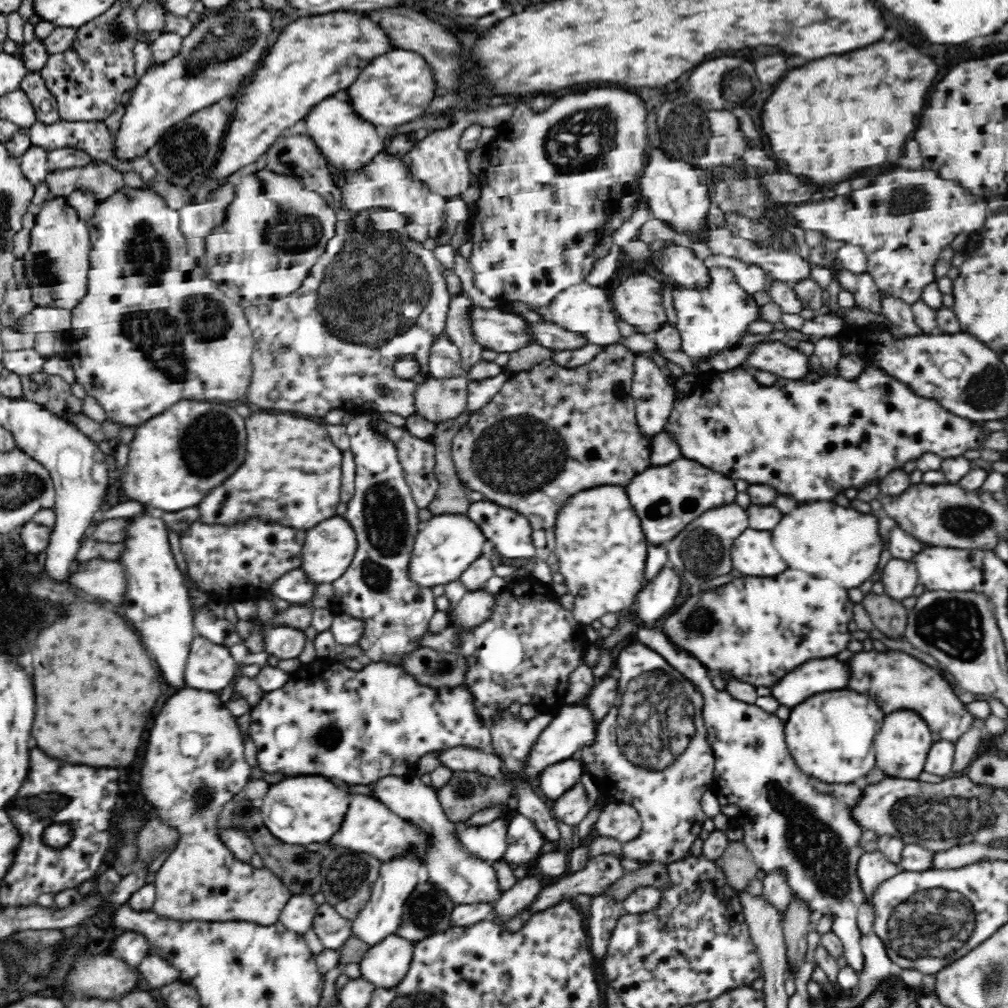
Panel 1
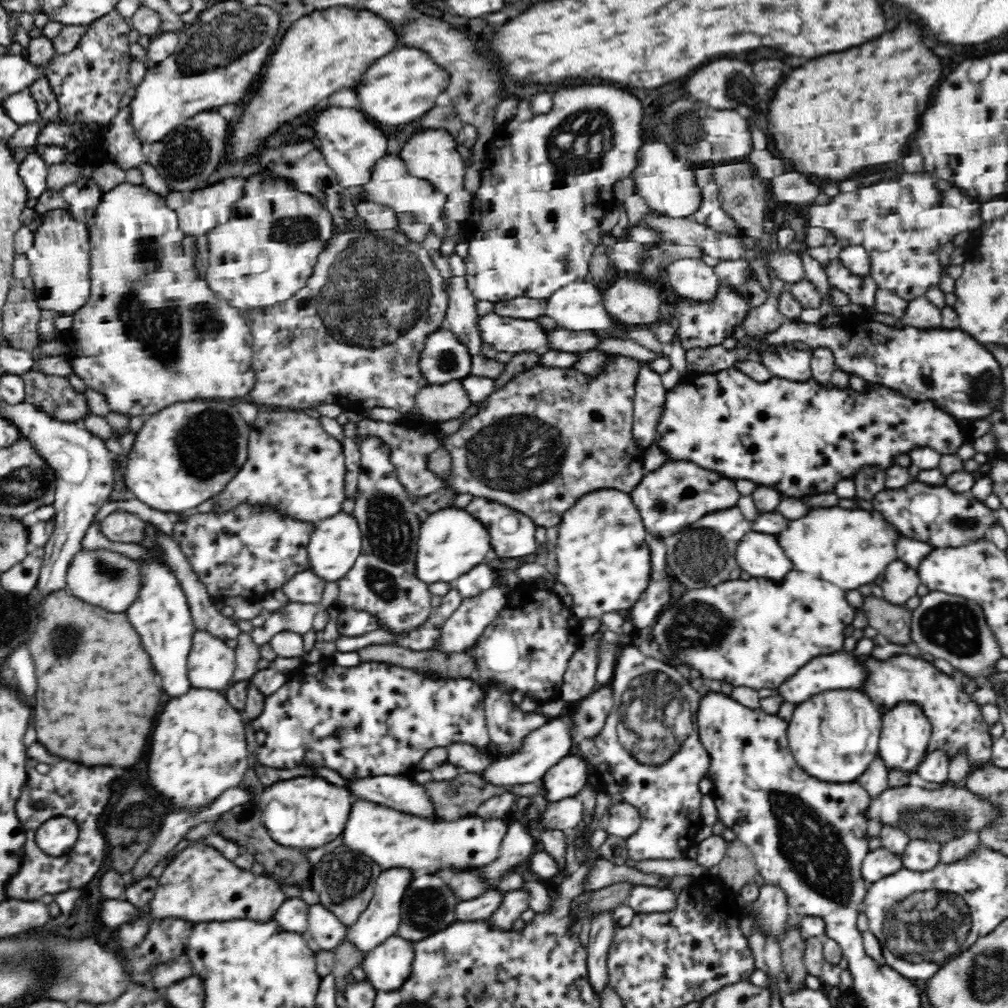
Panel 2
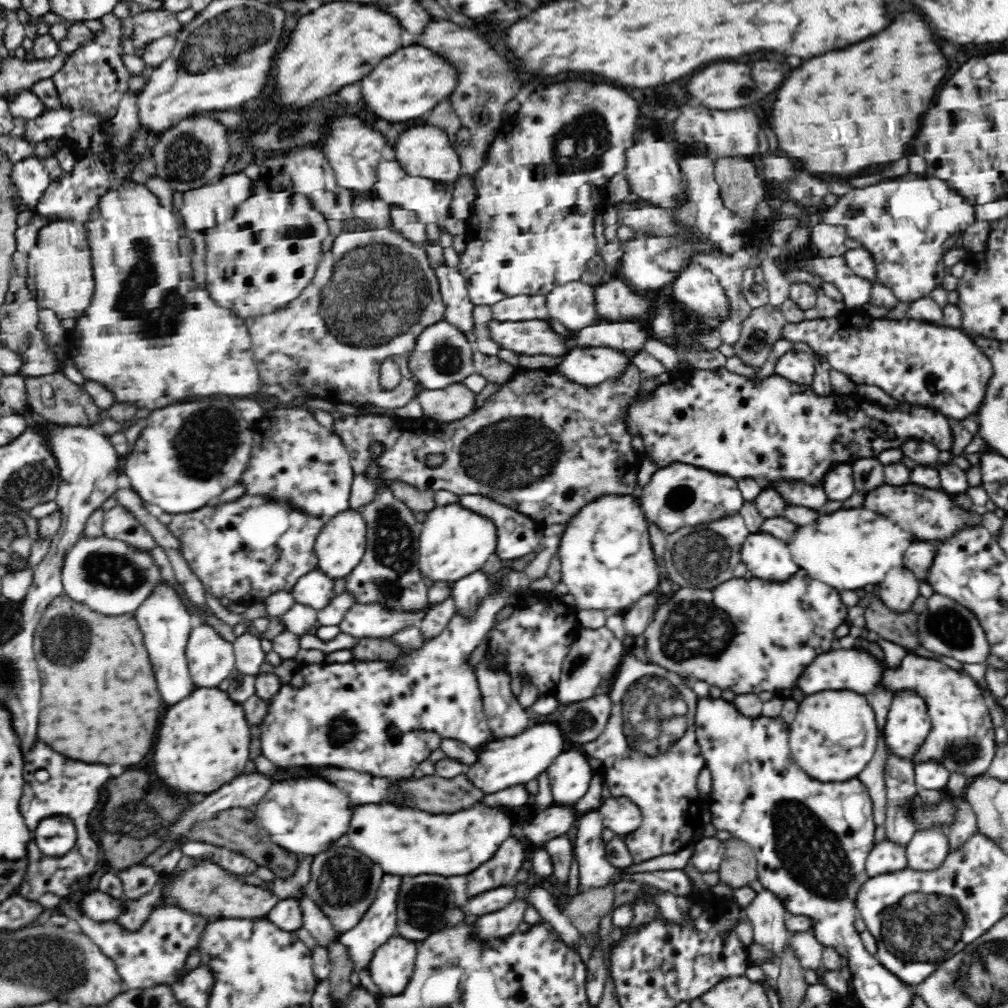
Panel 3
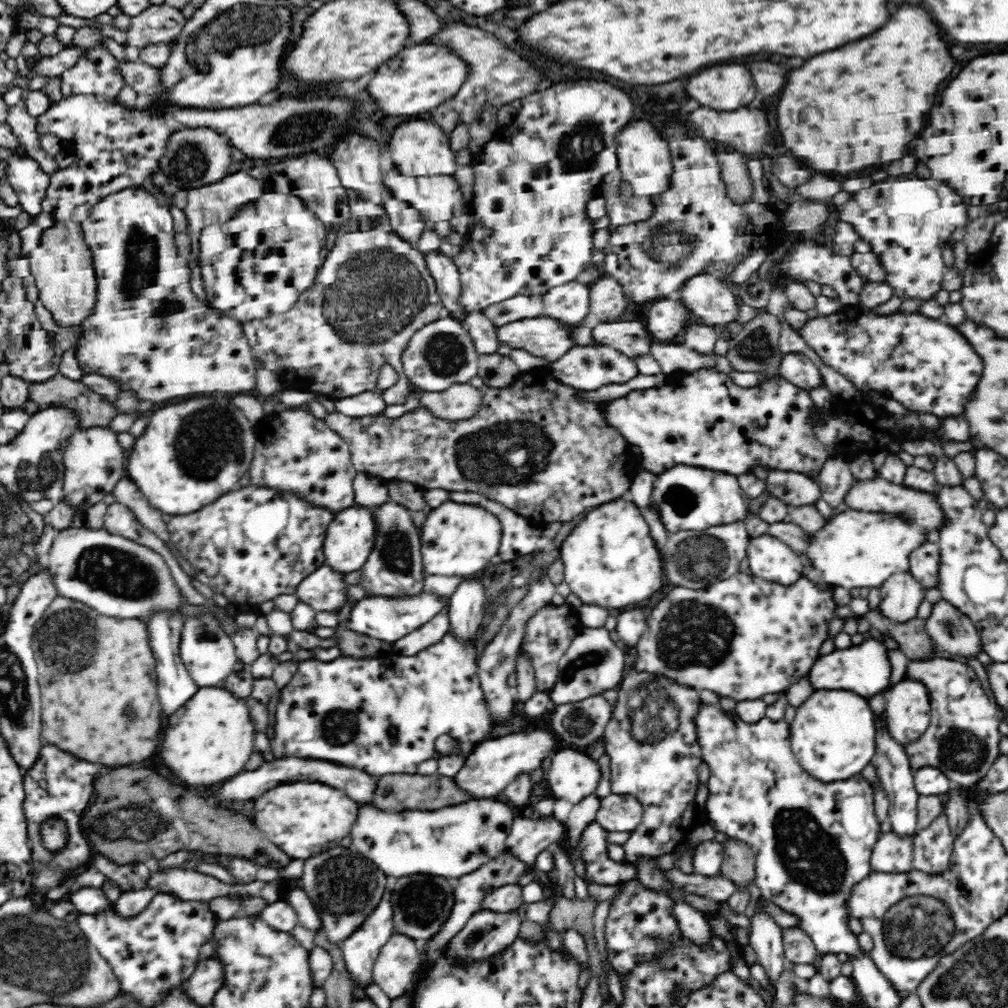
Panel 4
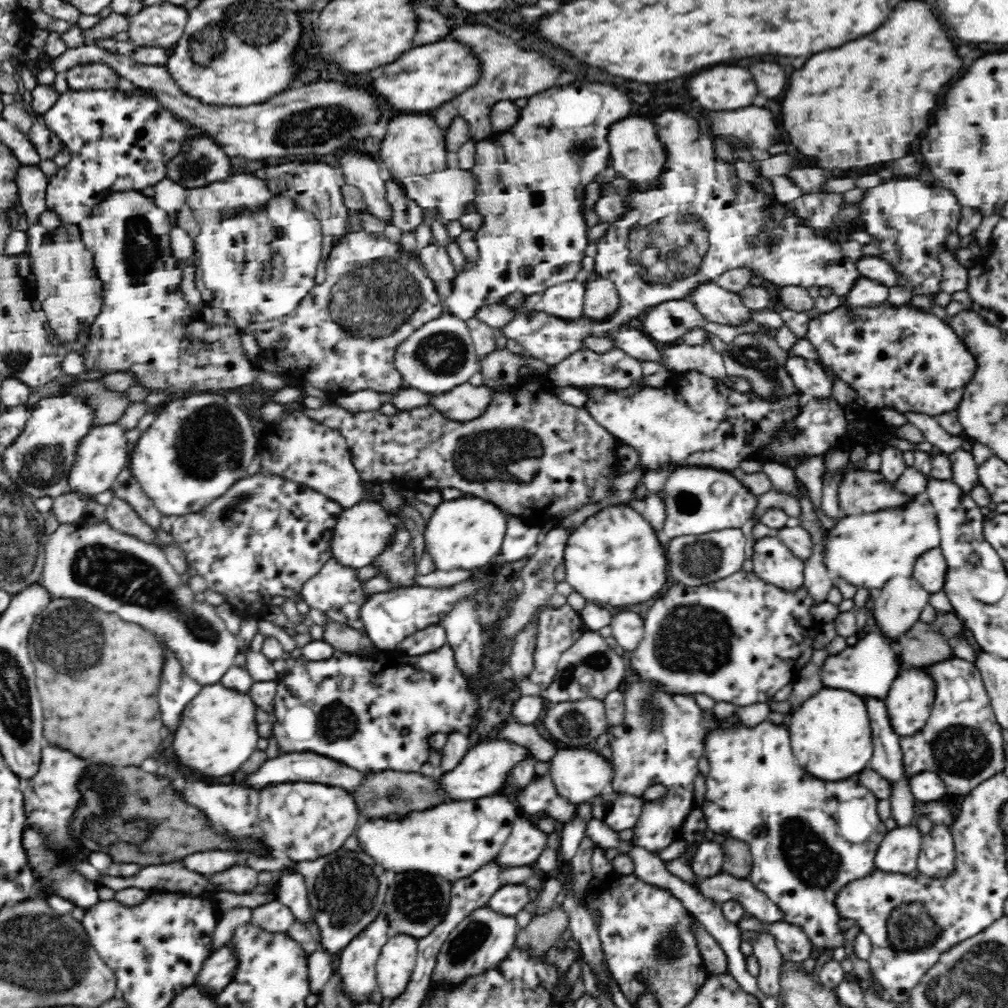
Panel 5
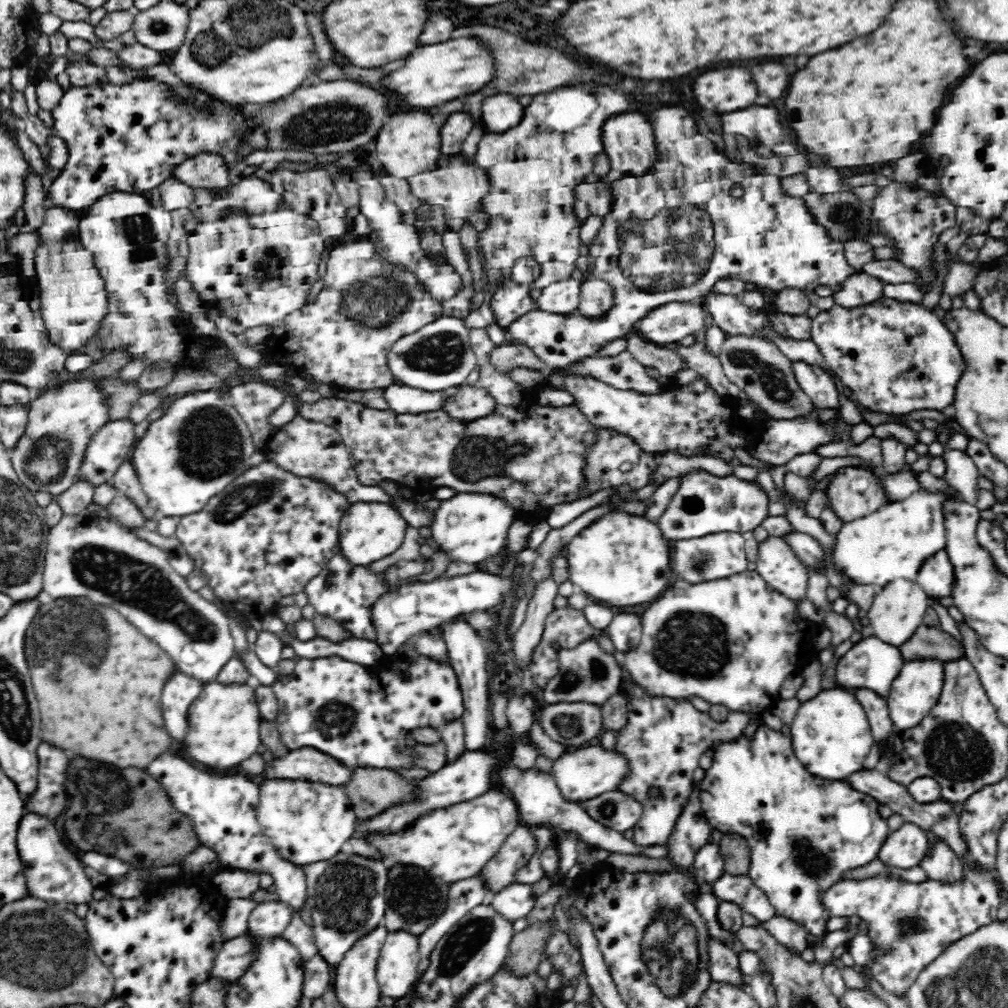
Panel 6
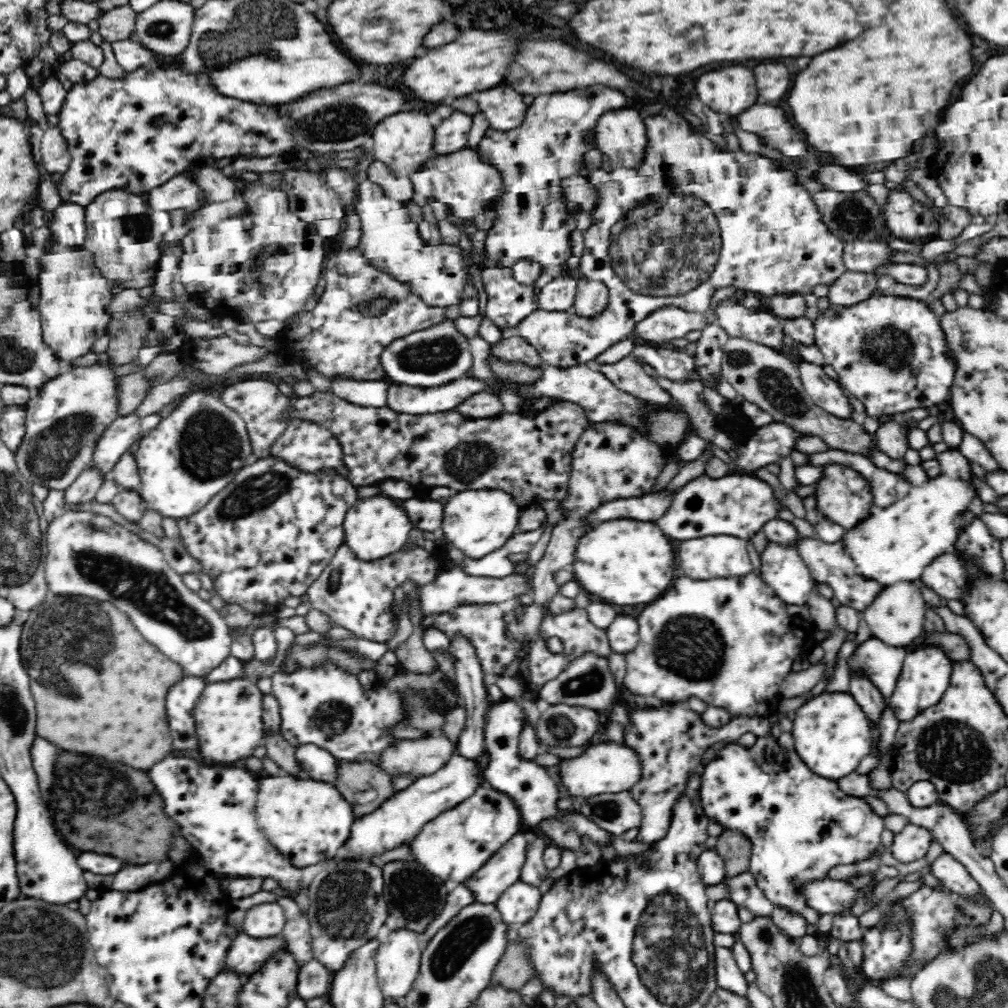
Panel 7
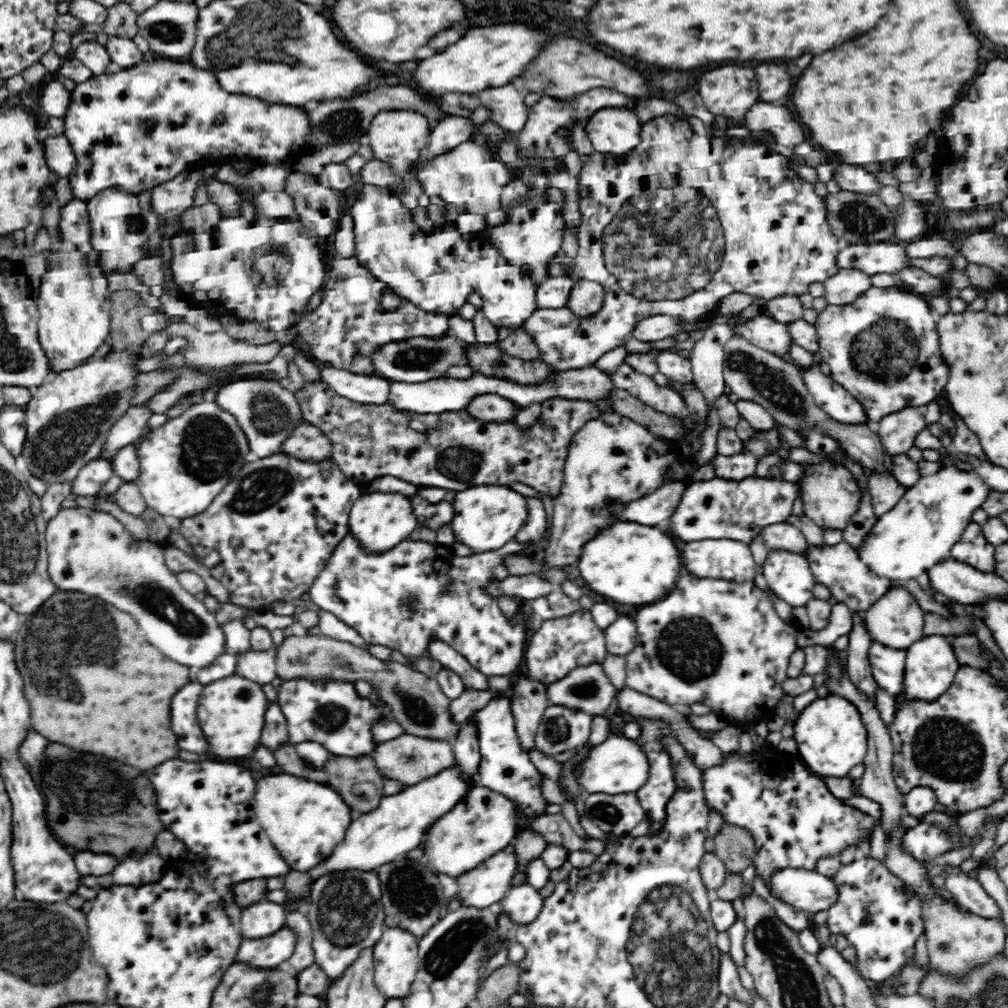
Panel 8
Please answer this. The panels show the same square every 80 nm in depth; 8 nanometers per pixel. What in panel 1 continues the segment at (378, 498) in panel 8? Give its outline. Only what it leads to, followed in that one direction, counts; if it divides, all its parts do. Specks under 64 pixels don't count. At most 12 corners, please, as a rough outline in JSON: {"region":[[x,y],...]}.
{"region":[[344,516],[306,530],[302,570],[316,584],[334,583],[358,541]]}

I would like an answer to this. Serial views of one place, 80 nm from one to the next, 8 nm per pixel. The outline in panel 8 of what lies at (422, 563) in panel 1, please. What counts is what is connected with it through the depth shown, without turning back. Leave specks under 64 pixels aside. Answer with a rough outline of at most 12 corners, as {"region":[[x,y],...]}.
{"region":[[508,486],[457,493],[448,524],[476,554],[514,541],[527,498]]}

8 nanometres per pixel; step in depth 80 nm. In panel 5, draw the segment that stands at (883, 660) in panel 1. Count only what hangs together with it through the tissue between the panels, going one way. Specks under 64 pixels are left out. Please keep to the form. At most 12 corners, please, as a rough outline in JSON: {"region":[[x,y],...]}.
{"region":[[929,665],[926,724],[899,736],[904,775],[938,775],[958,803],[1004,773],[1006,744],[980,671]]}

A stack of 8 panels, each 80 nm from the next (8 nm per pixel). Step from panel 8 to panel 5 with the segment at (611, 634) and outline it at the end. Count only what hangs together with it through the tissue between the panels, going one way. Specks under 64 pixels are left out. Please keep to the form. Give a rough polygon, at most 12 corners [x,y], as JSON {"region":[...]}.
{"region":[[636,612],[614,613],[610,629],[617,647],[634,650],[644,620]]}

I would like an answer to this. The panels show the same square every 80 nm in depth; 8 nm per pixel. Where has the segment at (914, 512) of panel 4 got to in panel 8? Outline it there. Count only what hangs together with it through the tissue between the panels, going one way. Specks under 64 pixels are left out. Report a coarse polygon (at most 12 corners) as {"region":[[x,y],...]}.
{"region":[[800,462],[802,514],[846,528],[860,500],[844,465]]}

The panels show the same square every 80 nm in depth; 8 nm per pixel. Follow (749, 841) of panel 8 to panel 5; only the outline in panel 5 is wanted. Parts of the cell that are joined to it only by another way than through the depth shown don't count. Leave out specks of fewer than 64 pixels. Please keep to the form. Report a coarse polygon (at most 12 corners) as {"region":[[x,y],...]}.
{"region":[[726,836],[723,872],[748,878],[753,859],[747,842]]}

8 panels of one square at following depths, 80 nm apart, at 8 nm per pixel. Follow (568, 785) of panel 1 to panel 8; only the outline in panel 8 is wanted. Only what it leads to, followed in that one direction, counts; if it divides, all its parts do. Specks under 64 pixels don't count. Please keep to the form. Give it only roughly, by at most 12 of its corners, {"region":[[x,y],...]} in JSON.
{"region":[[611,732],[577,782],[590,793],[636,792],[649,779],[636,740]]}

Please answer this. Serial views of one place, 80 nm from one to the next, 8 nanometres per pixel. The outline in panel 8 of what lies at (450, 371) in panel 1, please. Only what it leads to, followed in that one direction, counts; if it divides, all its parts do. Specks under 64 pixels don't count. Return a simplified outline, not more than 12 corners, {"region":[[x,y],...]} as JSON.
{"region":[[452,334],[382,344],[368,357],[390,382],[418,383],[464,364]]}

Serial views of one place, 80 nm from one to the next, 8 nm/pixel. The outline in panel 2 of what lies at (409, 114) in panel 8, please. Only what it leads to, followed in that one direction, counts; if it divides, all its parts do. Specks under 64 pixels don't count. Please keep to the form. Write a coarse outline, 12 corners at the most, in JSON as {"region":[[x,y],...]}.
{"region":[[422,129],[398,156],[407,173],[449,195],[465,187],[458,143]]}

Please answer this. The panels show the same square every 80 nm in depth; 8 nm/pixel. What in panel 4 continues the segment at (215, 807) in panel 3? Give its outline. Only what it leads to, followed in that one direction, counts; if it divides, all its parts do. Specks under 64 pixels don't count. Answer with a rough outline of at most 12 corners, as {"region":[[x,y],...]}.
{"region":[[280,758],[225,781],[215,800],[254,800],[282,782],[322,782],[356,802],[376,776],[322,762]]}

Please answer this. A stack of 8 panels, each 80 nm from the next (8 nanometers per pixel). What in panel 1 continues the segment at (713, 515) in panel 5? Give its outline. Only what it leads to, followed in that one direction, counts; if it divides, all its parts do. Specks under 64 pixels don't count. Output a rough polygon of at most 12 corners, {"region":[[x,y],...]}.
{"region":[[684,457],[625,489],[647,542],[663,546],[707,510],[733,479]]}

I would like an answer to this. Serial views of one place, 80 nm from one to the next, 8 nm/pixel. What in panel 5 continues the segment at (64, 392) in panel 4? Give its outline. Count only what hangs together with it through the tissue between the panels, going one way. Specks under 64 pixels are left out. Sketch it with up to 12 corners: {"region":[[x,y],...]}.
{"region":[[102,380],[74,382],[66,389],[95,408],[95,424],[118,422],[127,391]]}

